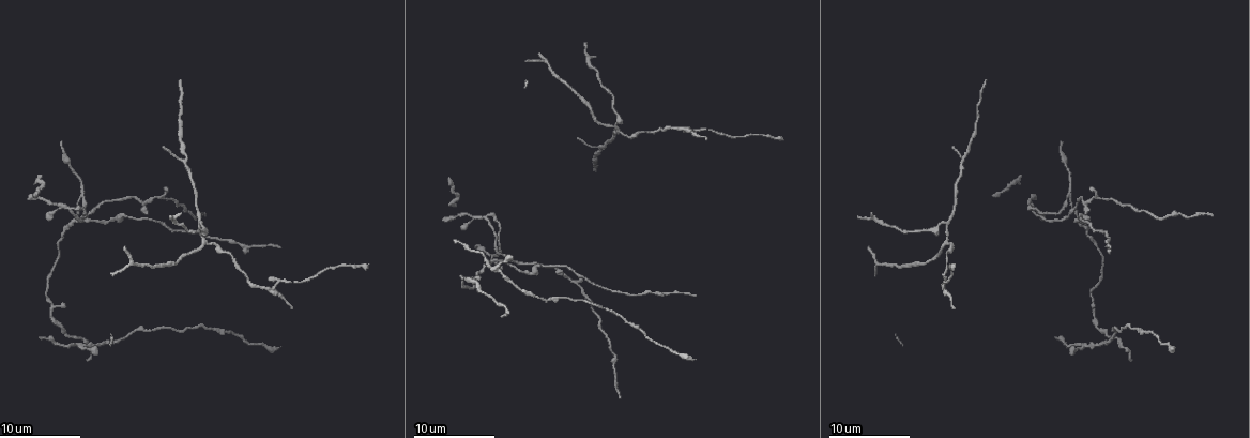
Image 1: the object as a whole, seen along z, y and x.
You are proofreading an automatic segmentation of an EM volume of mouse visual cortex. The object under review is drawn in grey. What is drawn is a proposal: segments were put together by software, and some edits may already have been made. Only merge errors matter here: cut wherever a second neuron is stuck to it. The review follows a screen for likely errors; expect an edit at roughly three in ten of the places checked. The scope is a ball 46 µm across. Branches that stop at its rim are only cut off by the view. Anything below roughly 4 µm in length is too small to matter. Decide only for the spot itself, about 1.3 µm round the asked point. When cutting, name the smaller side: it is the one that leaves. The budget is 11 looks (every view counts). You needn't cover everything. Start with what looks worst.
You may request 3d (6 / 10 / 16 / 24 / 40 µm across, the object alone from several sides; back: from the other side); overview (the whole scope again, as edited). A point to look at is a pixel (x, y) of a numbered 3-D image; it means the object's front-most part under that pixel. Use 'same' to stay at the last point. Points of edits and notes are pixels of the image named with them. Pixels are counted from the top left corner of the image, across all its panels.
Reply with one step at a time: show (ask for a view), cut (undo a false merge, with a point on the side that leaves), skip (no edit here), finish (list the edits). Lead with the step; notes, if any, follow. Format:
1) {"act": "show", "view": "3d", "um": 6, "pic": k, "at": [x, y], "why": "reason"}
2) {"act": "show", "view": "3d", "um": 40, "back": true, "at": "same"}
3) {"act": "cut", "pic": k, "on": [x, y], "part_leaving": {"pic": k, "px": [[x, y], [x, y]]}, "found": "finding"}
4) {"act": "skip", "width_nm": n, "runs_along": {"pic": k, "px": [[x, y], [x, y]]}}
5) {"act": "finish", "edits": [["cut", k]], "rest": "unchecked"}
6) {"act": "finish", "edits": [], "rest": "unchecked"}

{"act": "show", "view": "3d", "um": 10, "pic": 1, "at": [962, 157], "why": "branch point"}

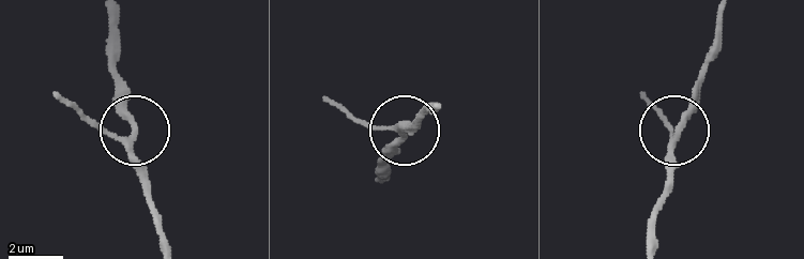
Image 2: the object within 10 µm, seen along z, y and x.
{"act": "skip", "arms": 3, "found": "one neuron here"}

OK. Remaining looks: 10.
{"act": "show", "view": "3d", "um": 16, "pic": 1, "at": [943, 222], "why": "side arm on a straight run"}

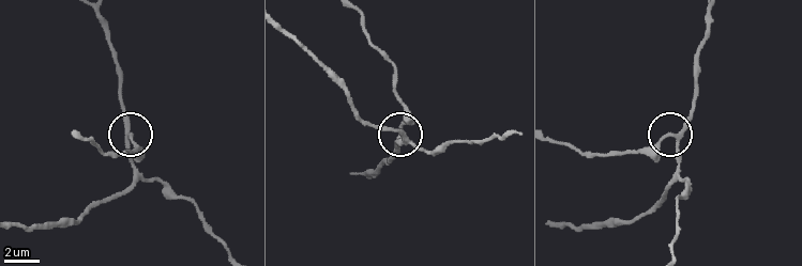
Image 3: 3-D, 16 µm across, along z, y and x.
{"act": "skip", "width_nm": 220, "found": "all the same neuron"}

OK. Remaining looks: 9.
{"act": "show", "view": "3d", "um": 10, "pic": 1, "at": [74, 222], "why": "three-way junction"}

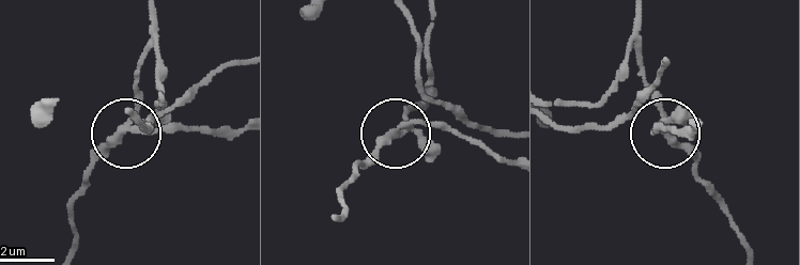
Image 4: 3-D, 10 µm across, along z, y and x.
{"act": "show", "view": "3d", "um": 6, "pic": 4, "at": [393, 131]}

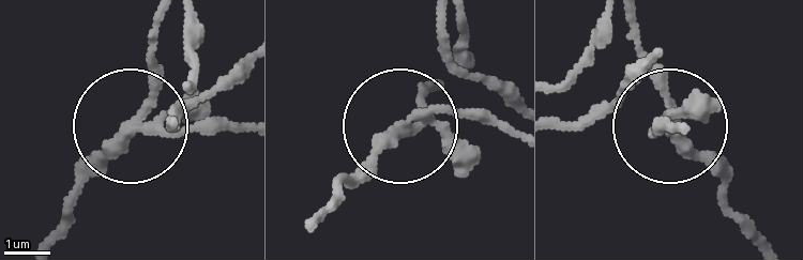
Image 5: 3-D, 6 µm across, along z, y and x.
{"act": "cut", "pic": 5, "on": [208, 123], "part_leaving": {"pic": 5, "px": [[139, 126], [239, 126]]}, "found": "a second neuron is stuck on"}

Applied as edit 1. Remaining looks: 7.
{"act": "show", "view": "3d", "um": 10, "pic": 1, "at": [1028, 207]}

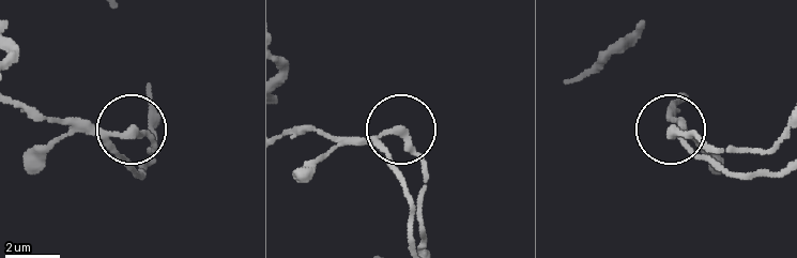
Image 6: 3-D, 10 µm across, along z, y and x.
{"act": "cut", "pic": 6, "on": [121, 158], "part_leaving": {"pic": 6, "px": [[678, 139], [738, 175], [786, 172]]}, "found": "two neurons meet here"}

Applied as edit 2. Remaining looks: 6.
{"act": "show", "view": "3d", "um": 10, "pic": 1, "at": [117, 341], "why": "sudden change in width"}

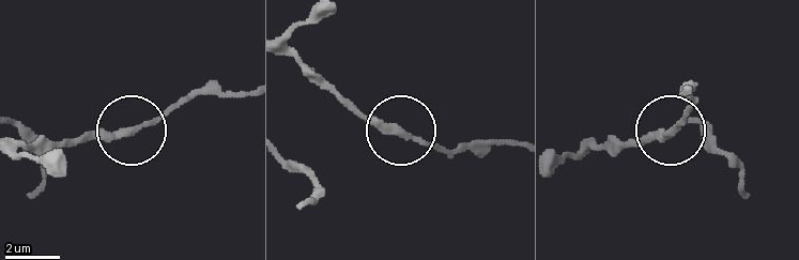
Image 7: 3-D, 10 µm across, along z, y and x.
{"act": "show", "view": "3d", "um": 10, "back": true, "pic": 7, "at": [397, 133]}

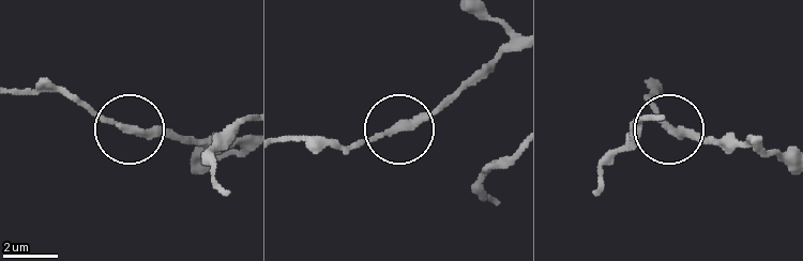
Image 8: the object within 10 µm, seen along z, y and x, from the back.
{"act": "skip", "width_nm": 240, "found": "one neuron here"}

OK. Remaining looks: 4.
{"act": "finish", "edits": [["cut", 5], ["cut", 6]], "rest": "unchecked"}

